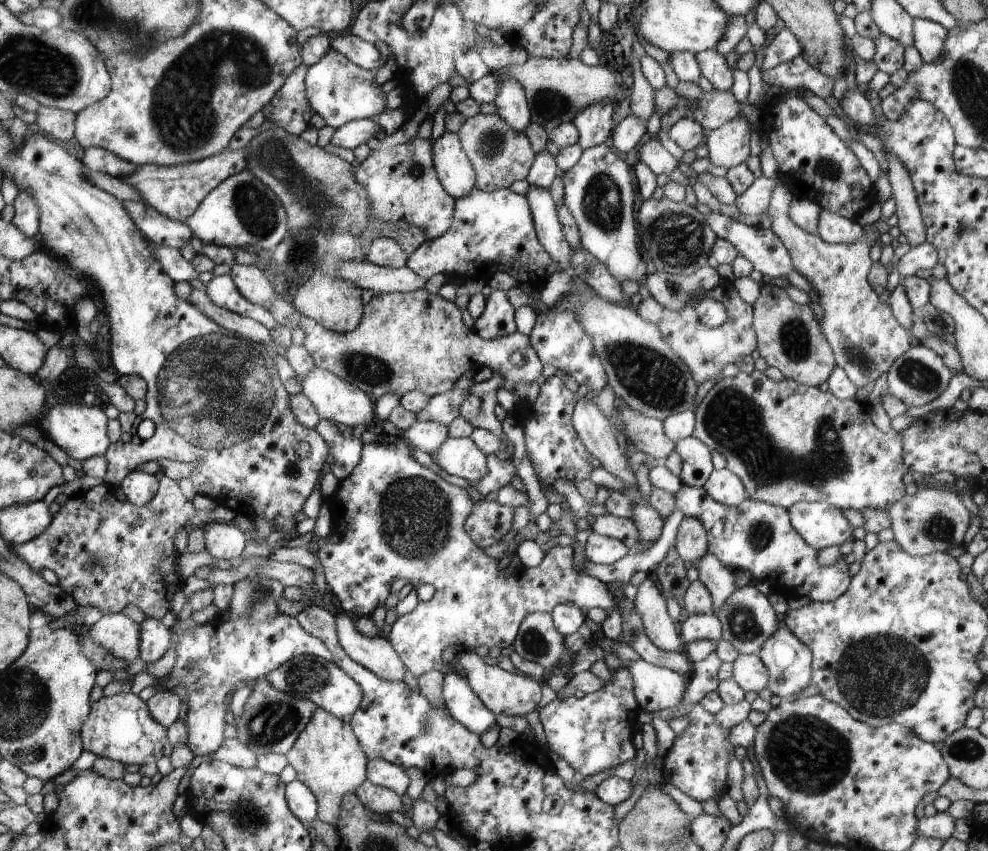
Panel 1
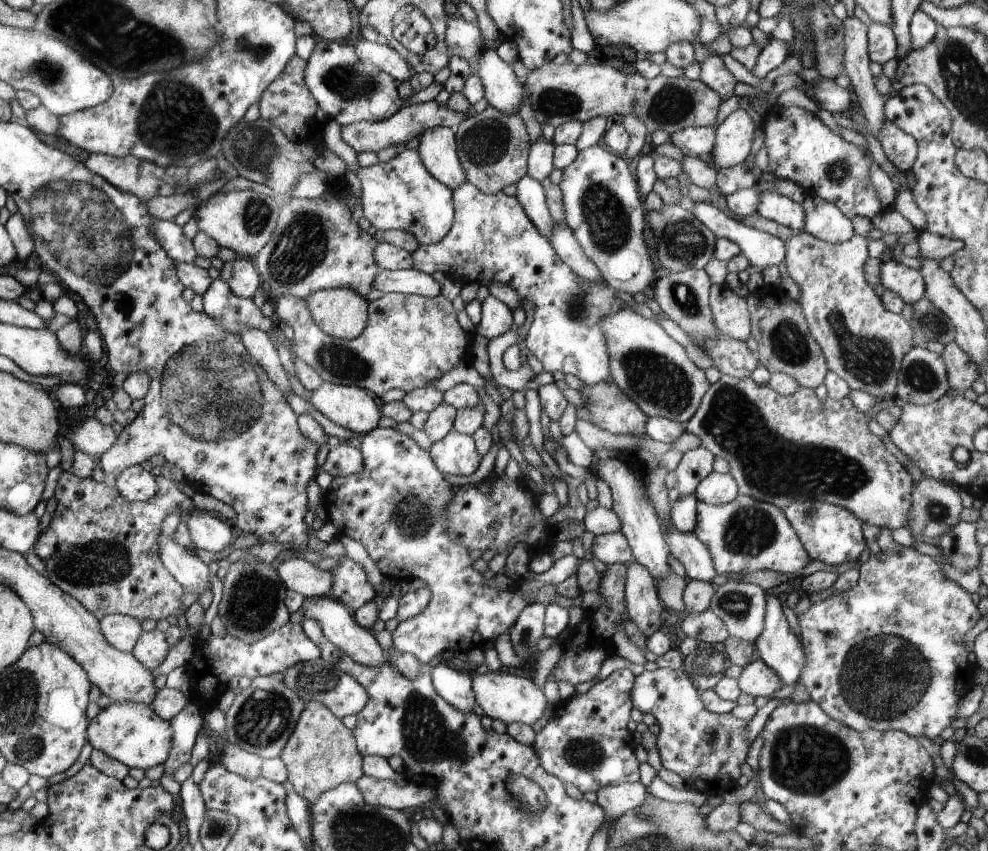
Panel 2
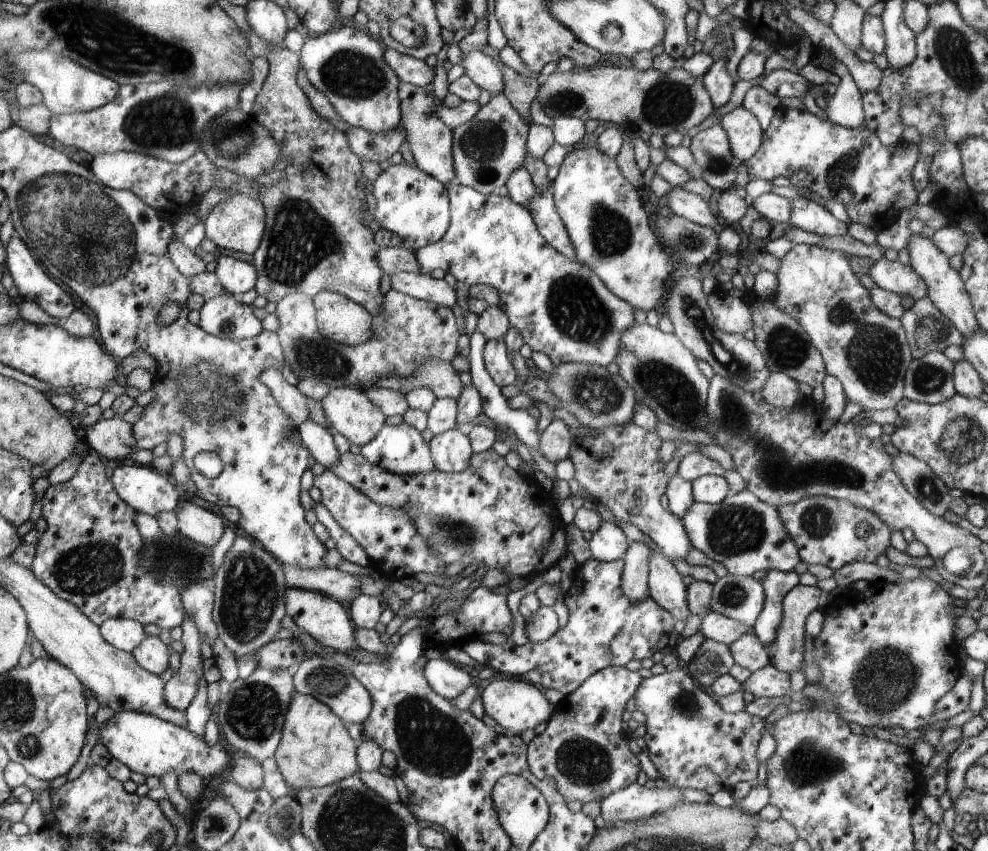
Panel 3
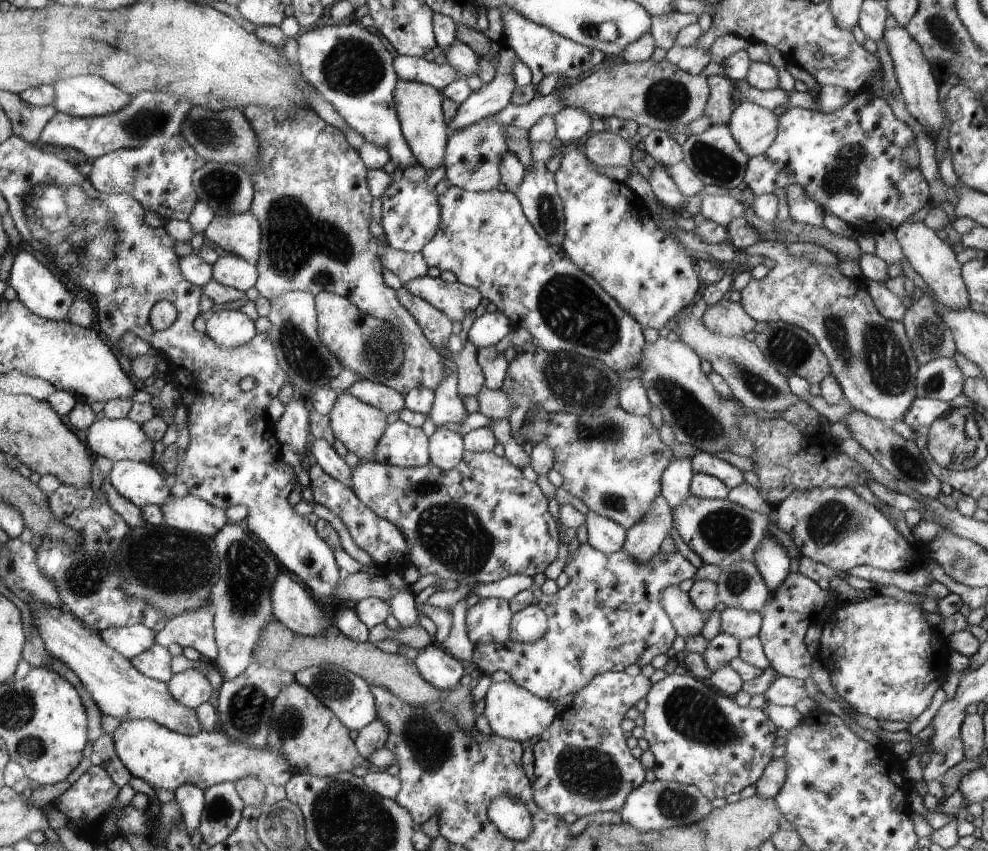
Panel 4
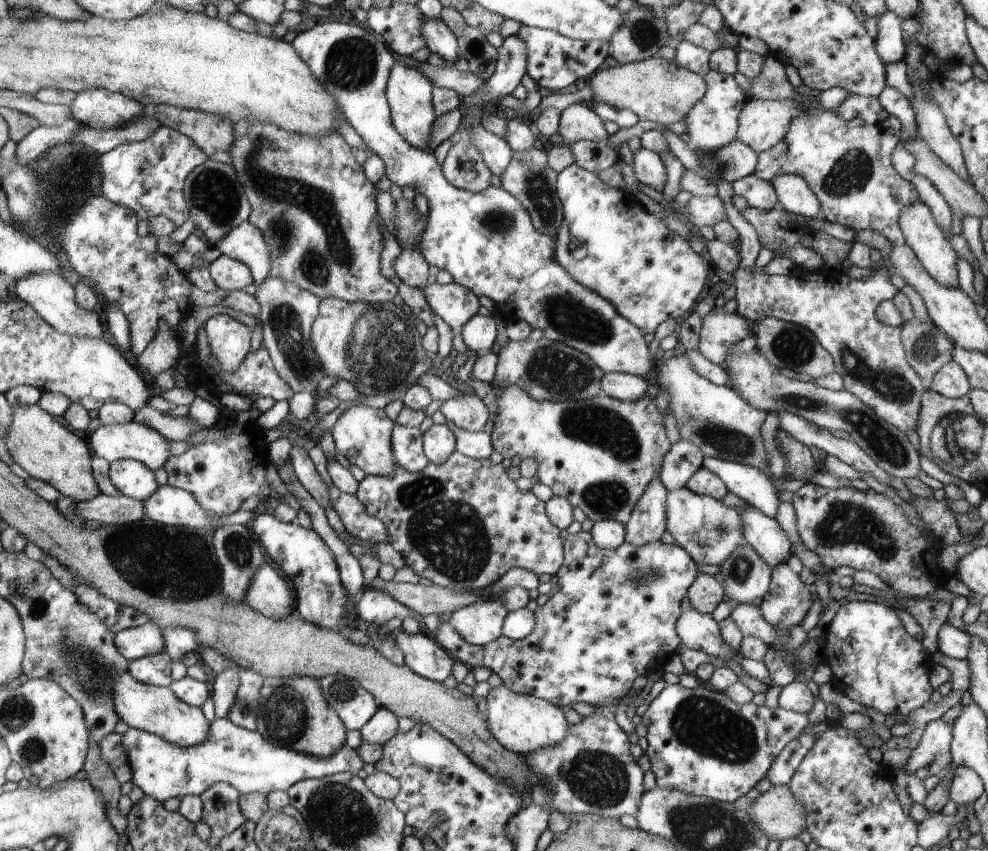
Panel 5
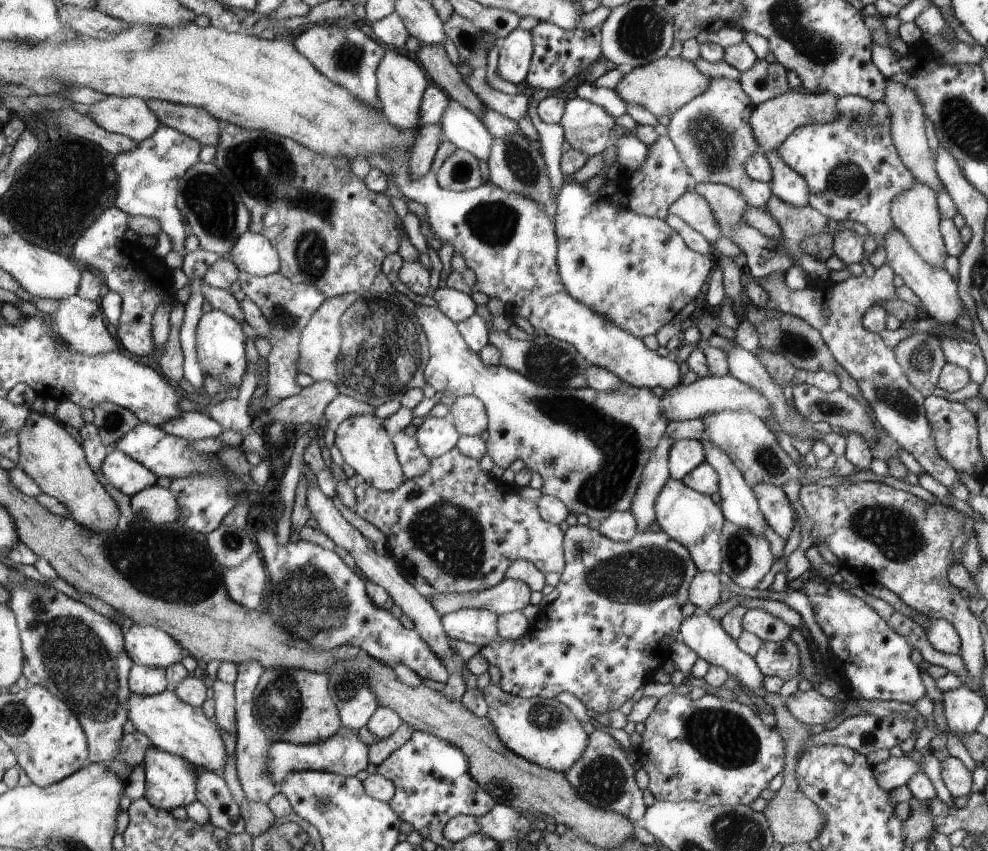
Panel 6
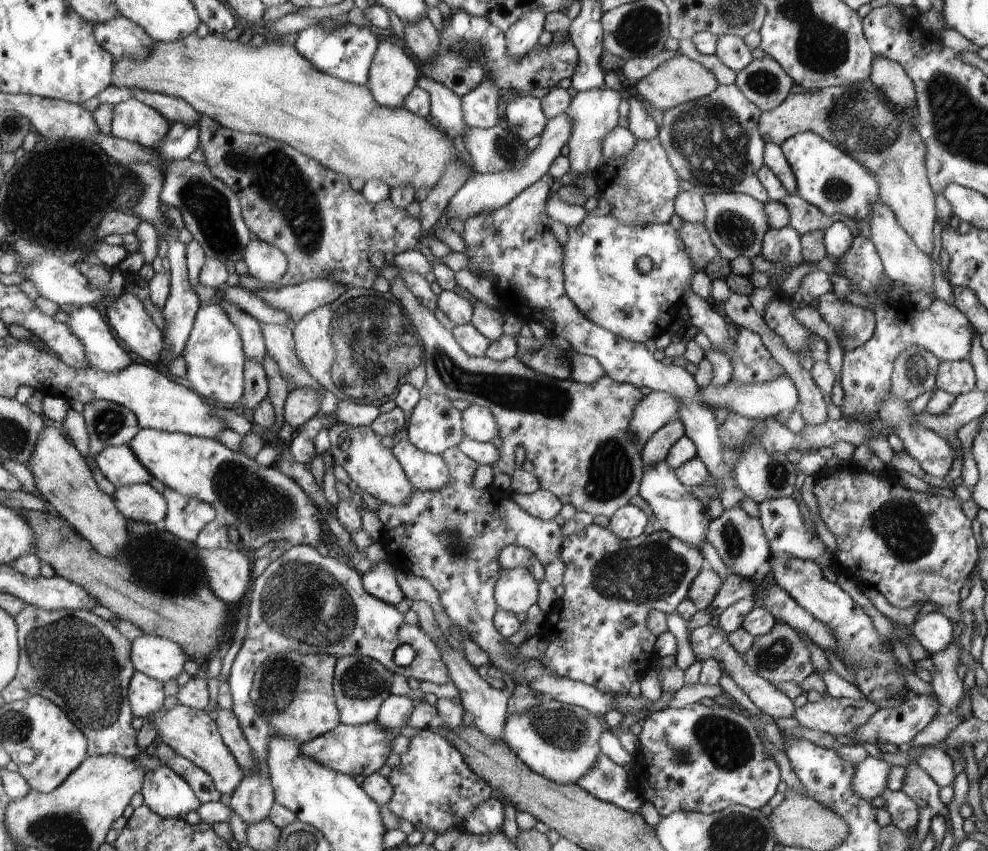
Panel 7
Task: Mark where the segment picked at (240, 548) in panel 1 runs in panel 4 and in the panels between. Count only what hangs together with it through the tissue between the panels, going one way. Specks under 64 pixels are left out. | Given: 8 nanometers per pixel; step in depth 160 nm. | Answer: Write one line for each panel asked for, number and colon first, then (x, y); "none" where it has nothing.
2: (208, 532)
3: (200, 525)
4: (189, 514)

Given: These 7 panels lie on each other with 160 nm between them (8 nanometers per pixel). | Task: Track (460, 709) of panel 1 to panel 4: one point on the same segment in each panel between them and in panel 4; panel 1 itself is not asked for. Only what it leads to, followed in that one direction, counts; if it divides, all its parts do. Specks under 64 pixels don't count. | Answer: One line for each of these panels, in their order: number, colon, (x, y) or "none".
2: (454, 687)
3: (448, 680)
4: (442, 670)

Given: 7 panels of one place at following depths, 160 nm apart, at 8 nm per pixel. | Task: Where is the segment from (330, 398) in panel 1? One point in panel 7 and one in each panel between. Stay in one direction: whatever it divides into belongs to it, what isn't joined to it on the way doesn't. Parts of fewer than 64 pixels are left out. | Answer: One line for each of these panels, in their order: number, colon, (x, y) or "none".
2: (350, 407)
3: (348, 410)
4: (358, 426)
5: (362, 434)
6: (364, 443)
7: (376, 470)

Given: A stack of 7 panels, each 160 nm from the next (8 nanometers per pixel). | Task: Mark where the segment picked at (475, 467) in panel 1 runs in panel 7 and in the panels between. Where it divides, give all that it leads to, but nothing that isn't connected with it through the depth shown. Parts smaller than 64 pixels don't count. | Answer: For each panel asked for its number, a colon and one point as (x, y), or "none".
2: (457, 454)
3: (452, 452)
4: (447, 450)
5: (439, 441)
6: (436, 435)
7: (436, 425)

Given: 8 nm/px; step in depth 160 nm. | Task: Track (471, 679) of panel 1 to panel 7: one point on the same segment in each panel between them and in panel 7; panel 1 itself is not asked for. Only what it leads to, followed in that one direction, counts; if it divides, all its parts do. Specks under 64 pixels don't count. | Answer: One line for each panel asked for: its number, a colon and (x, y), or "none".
2: (510, 698)
3: (516, 706)
4: (512, 712)
5: (524, 724)
6: (544, 731)
7: (560, 742)

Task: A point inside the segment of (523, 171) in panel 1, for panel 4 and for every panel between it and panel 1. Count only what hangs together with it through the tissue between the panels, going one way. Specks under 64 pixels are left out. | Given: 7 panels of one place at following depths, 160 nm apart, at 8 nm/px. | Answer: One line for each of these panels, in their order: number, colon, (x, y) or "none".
2: (493, 147)
3: (488, 148)
4: (472, 163)

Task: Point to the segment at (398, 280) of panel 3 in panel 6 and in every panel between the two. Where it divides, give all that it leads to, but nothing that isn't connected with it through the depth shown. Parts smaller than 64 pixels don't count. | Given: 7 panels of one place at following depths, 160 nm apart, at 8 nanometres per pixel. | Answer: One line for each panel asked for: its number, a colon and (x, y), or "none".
4: (456, 300)
5: (456, 305)
6: (458, 306)

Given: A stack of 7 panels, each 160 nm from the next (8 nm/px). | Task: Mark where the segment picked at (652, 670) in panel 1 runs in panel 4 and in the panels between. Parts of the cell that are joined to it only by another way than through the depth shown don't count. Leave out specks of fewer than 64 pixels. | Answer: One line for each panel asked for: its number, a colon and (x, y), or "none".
2: (706, 749)
3: (693, 743)
4: (699, 737)

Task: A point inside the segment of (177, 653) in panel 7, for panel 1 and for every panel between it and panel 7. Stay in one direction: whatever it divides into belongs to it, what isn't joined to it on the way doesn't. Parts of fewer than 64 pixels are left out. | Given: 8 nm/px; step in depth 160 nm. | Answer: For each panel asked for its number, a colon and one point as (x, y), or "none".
1: (121, 636)
2: (123, 632)
3: (125, 634)
4: (131, 640)
5: (145, 640)
6: (147, 645)

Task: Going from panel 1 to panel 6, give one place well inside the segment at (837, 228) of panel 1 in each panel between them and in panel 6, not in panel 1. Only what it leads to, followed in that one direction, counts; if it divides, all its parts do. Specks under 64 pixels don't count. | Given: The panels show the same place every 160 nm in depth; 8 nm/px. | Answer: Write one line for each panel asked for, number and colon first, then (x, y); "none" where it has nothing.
2: (824, 220)
3: (809, 216)
4: (803, 210)
5: (794, 194)
6: (787, 184)

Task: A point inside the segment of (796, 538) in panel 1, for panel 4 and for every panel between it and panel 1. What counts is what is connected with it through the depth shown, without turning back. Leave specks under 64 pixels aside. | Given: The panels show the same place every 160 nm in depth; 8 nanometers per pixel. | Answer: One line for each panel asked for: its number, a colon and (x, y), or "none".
2: (746, 535)
3: (743, 533)
4: (722, 533)

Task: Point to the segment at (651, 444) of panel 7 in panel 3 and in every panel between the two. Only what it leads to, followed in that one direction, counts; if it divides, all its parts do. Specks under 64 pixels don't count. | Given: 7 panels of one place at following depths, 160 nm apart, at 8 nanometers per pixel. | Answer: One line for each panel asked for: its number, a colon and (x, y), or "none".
3: (635, 581)
4: (643, 541)
5: (647, 523)
6: (656, 472)

